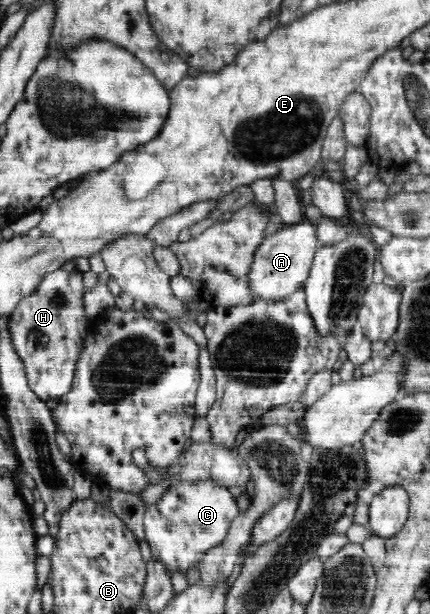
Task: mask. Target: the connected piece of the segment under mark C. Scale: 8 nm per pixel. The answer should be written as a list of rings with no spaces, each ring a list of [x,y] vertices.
[[[213,480],[171,486],[153,505],[146,506],[143,529],[147,551],[168,573],[197,569],[209,549],[222,545],[233,519],[239,515],[237,500],[229,488]]]

